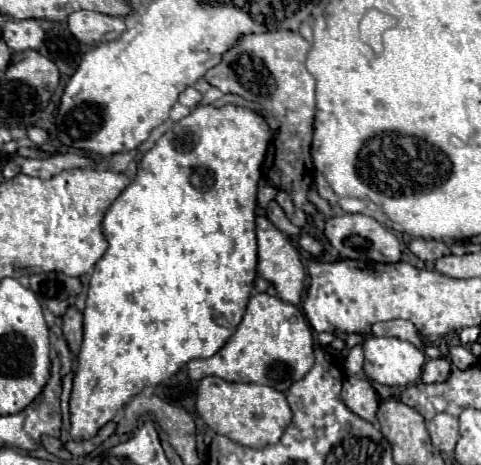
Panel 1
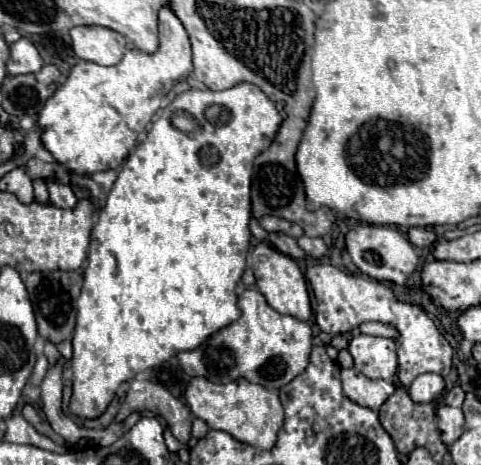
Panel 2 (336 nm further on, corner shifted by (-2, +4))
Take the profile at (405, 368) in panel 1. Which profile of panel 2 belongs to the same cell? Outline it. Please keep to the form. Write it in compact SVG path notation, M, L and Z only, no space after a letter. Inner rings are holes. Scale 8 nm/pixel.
M358 334L352 338L348 352L354 358L354 368L364 376L376 380L392 380L398 368L396 342L392 338L382 336L366 336Z

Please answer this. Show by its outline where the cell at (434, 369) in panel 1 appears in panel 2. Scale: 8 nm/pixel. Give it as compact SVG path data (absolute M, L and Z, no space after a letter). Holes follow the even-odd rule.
M420 374L408 388L414 402L432 402L444 394L444 378L438 374Z

